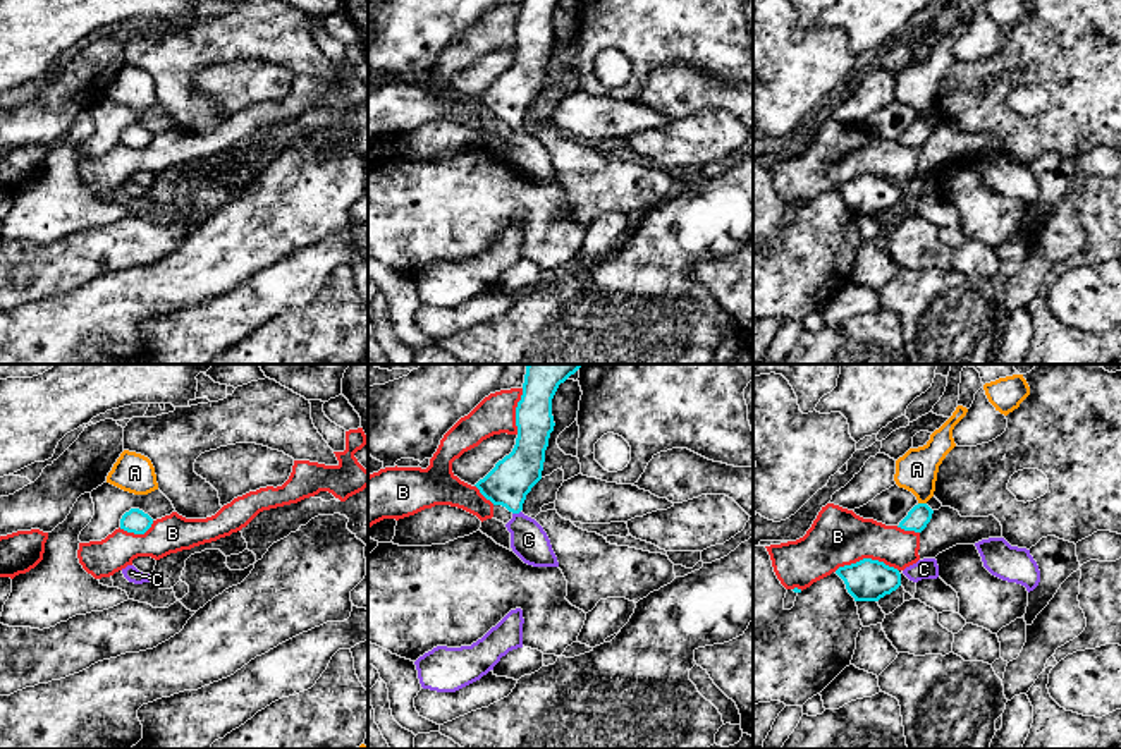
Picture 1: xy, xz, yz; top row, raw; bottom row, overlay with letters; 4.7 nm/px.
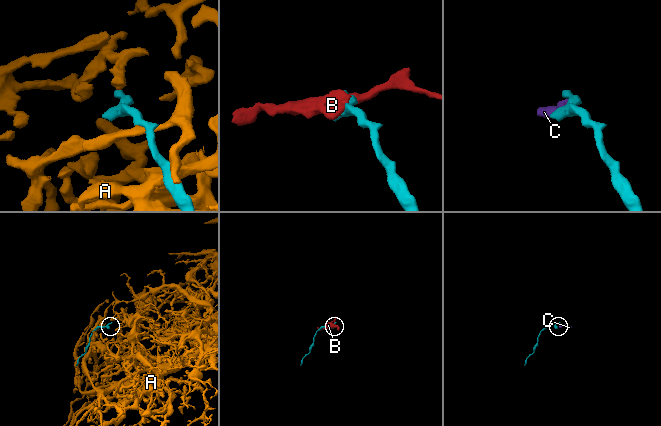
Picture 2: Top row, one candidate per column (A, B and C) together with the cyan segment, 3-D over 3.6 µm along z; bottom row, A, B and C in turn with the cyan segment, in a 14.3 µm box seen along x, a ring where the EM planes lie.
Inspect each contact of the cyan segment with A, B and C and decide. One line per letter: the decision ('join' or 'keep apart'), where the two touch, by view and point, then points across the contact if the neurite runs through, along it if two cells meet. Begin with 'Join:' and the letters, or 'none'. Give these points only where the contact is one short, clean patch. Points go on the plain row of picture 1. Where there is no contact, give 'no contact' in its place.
Join: C
A: keep apart | yz (922, 119)
B: keep apart | yz (865, 174)
C: join | xz (516, 127) | across xz (511, 95), (516, 127), (528, 155)

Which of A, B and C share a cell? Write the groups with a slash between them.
A / B / C

